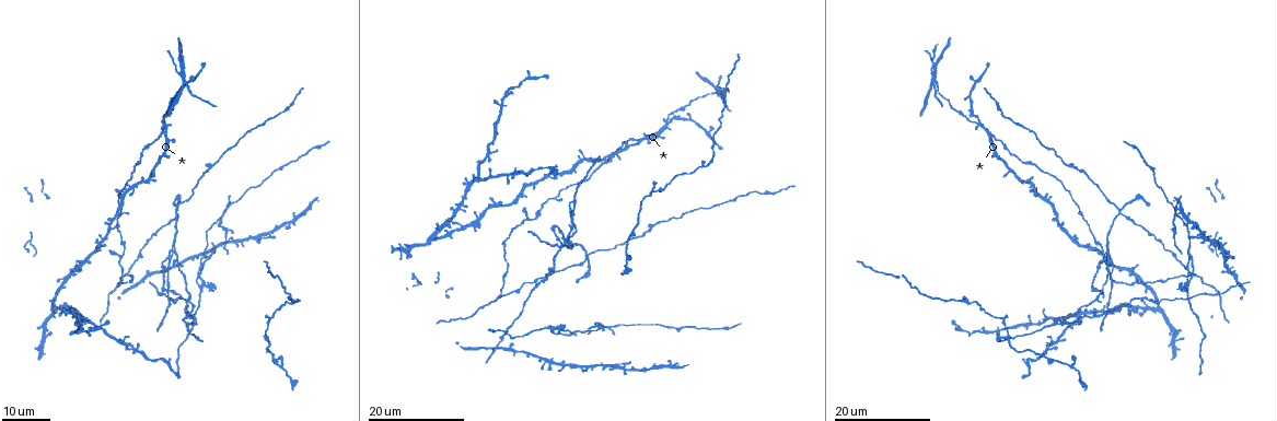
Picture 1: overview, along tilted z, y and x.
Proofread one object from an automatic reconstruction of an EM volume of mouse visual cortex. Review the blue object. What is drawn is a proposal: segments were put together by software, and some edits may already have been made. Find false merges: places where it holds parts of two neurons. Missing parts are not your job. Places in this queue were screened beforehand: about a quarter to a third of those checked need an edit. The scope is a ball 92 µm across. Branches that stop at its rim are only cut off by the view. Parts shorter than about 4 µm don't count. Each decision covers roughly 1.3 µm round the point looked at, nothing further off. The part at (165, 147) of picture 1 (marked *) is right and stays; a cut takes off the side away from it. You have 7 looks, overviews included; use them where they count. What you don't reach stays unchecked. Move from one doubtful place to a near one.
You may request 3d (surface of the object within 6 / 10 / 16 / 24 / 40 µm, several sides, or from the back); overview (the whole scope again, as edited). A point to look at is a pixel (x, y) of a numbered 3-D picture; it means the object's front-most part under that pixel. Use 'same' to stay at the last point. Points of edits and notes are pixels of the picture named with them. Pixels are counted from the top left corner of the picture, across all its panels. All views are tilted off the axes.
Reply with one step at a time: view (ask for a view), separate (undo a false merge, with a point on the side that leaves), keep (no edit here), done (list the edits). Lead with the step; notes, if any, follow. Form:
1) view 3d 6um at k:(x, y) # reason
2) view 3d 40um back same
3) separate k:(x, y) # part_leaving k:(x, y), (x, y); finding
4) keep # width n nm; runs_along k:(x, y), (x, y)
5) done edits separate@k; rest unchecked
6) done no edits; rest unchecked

view 3d 16um at 1:(668, 119) # four-way junction

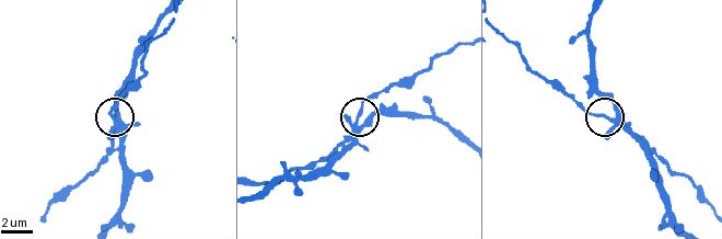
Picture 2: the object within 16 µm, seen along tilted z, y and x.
view 3d 6um at 2:(357, 120)

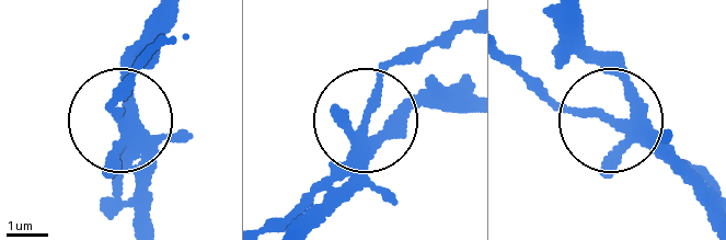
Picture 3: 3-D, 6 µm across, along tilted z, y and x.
keep # runs_along 3:(712, 206), (624, 133), (624, 81), (577, 18); continuous, no second neuron

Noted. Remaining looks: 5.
view 3d 16um at 1:(934, 71) # two arms in line, one across

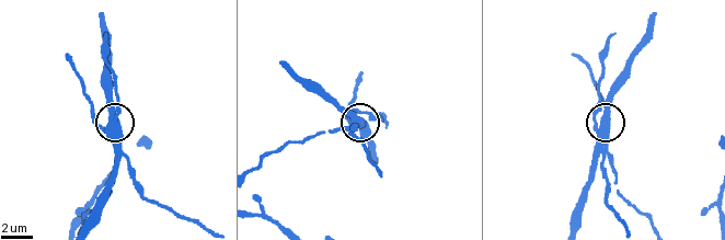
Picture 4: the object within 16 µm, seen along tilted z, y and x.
view 3d 10um same

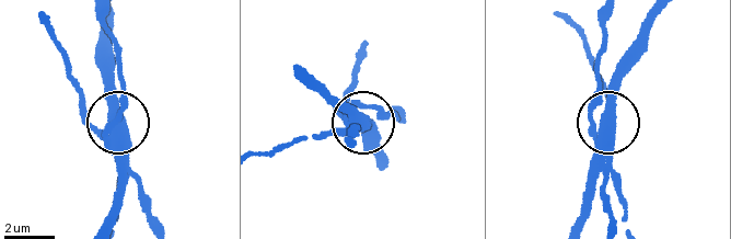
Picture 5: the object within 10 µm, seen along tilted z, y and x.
view 3d 10um back same # from behind

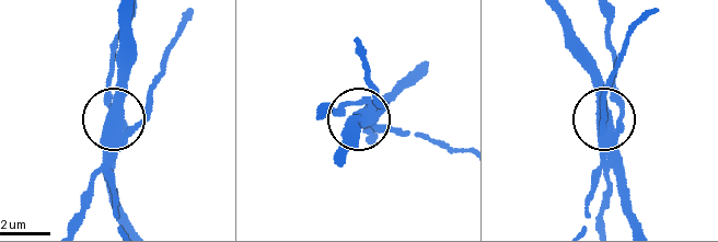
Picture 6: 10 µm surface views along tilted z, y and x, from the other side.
separate 6:(114, 107) # arms 3; part_leaving 6:(116, 146), (74, 219); two neurons meet here

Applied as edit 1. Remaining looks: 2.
view 3d 16um at 1:(584, 256) # four-way junction

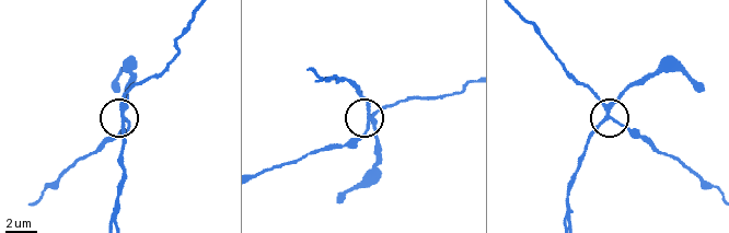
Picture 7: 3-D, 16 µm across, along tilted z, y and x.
view 3d 10um at 7:(124, 119)

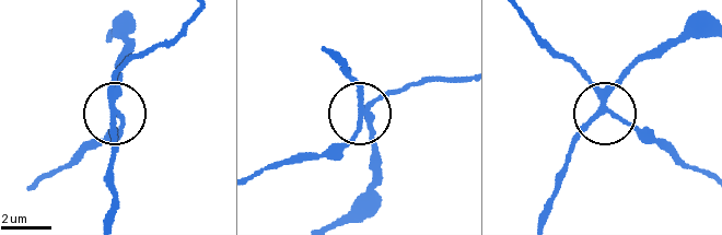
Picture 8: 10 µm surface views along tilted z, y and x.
separate 8:(356, 90) # part_leaving 8:(364, 110), (356, 83), (327, 51); two neurons meet here

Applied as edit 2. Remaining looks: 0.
done edits separate@6, separate@8; rest unchecked

